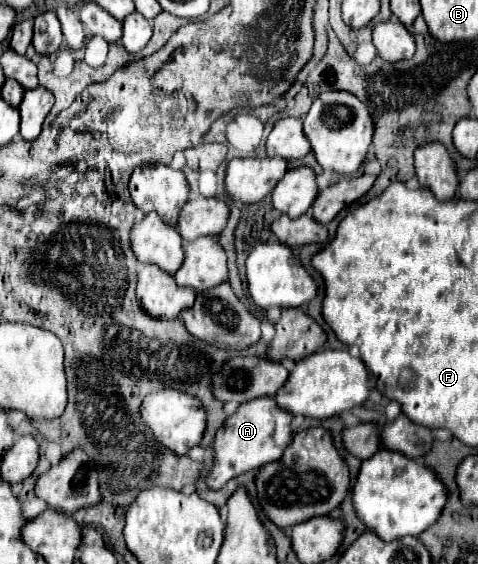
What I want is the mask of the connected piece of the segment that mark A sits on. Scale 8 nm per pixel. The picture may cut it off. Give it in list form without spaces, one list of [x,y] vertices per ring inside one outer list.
[[[255,398],[237,408],[235,414],[227,416],[227,422],[215,432],[213,440],[213,468],[205,476],[209,490],[221,490],[231,478],[237,478],[245,472],[257,470],[267,462],[277,462],[283,456],[283,450],[291,442],[291,414],[279,410],[273,398]]]

